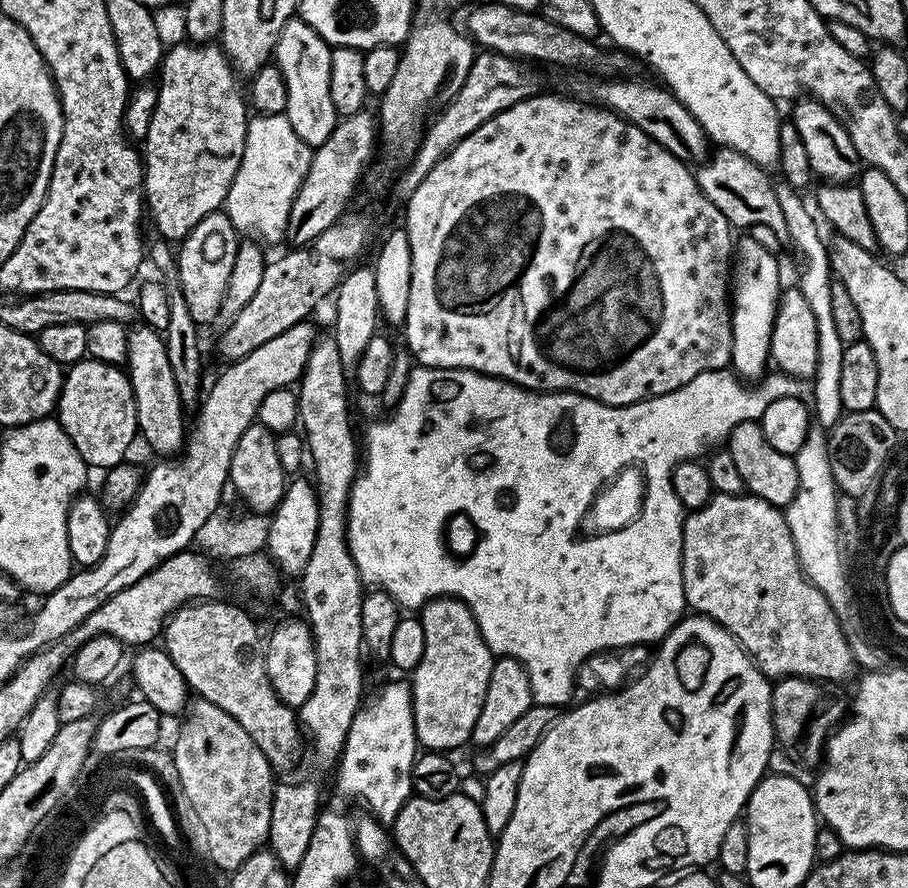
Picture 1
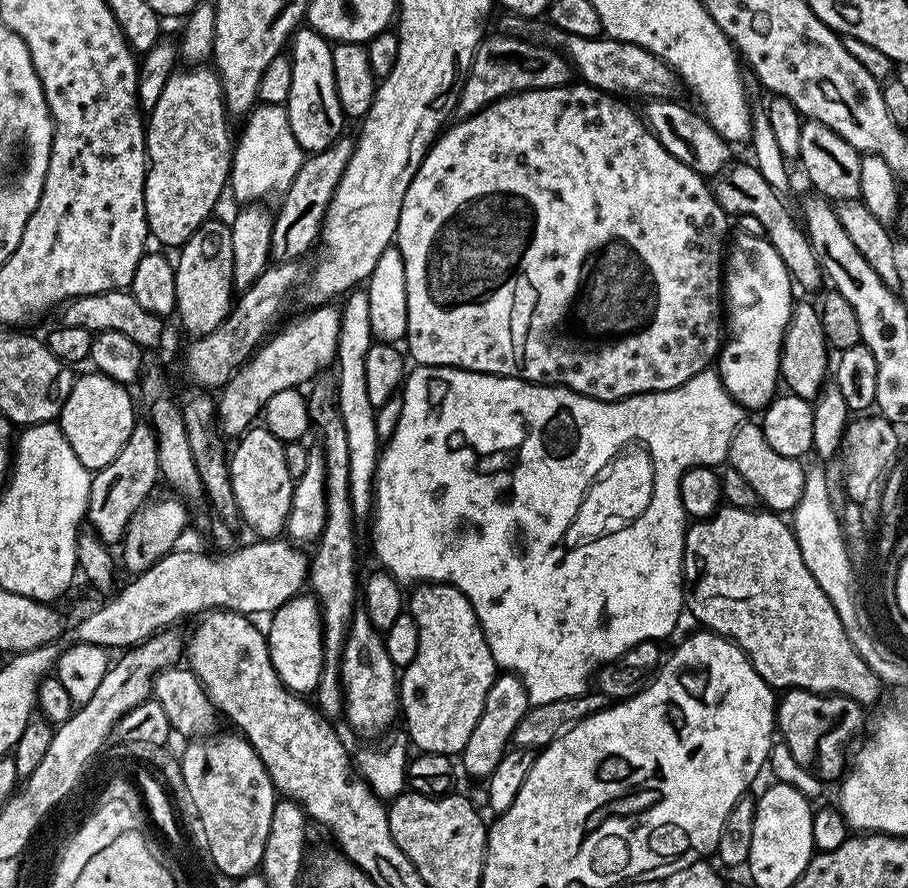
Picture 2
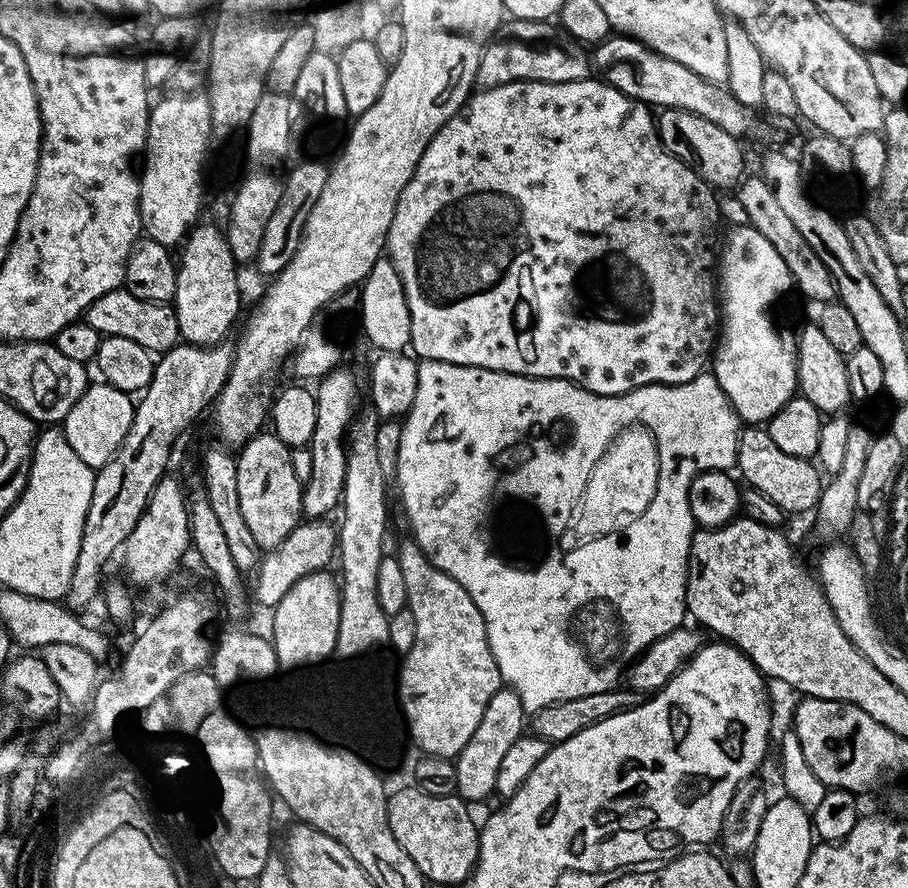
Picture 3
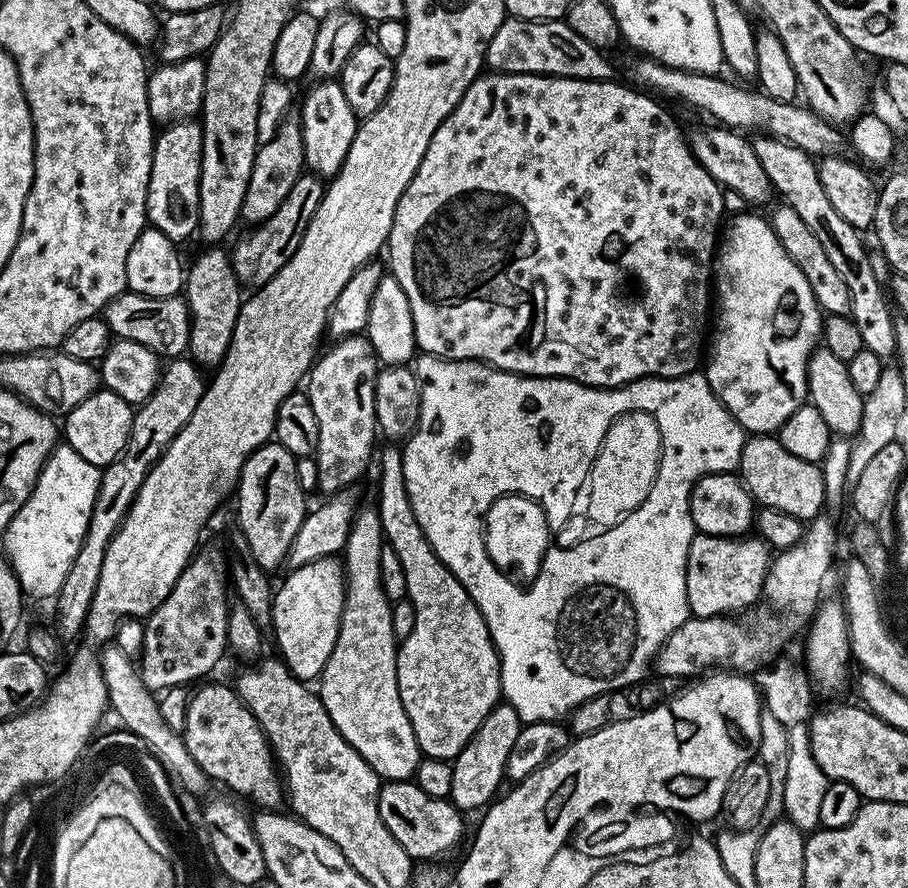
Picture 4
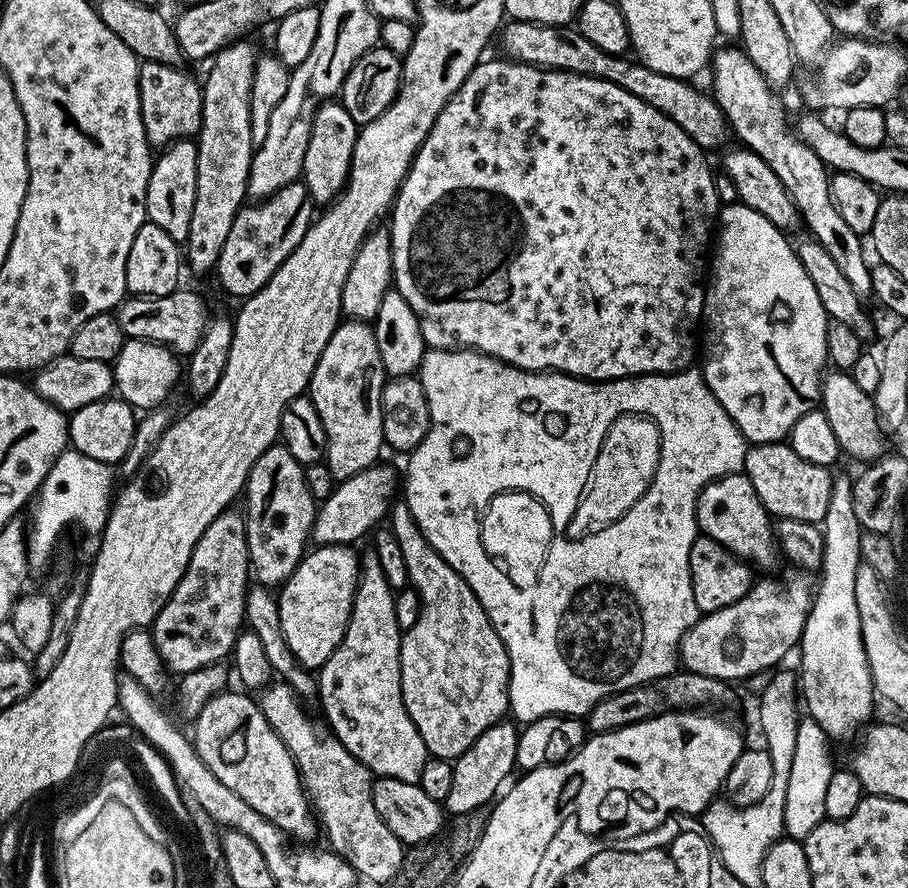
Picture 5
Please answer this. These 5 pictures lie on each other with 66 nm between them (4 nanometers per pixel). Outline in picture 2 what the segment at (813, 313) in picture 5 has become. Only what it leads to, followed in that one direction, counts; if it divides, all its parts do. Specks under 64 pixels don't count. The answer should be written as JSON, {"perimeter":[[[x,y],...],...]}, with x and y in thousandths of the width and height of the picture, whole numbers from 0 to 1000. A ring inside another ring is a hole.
{"perimeter":[[[818,264],[812,265],[812,267],[811,271],[808,271],[809,269],[805,271],[804,278],[801,280],[800,305],[795,312],[795,324],[800,330],[800,351],[804,357],[804,368],[801,370],[800,382],[796,384],[793,393],[791,418],[793,420],[793,429],[797,431],[802,443],[815,454],[816,461],[824,462],[824,459],[834,459],[834,462],[840,462],[846,458],[846,454],[856,445],[857,438],[855,438],[855,431],[858,434],[861,428],[859,422],[859,395],[863,389],[863,377],[868,370],[868,364],[872,357],[872,349],[874,346],[872,324],[874,325],[874,316],[872,312],[868,310],[868,302],[863,297],[863,292],[857,286],[857,282],[852,282],[852,277],[846,269],[841,266],[820,266]]]}

